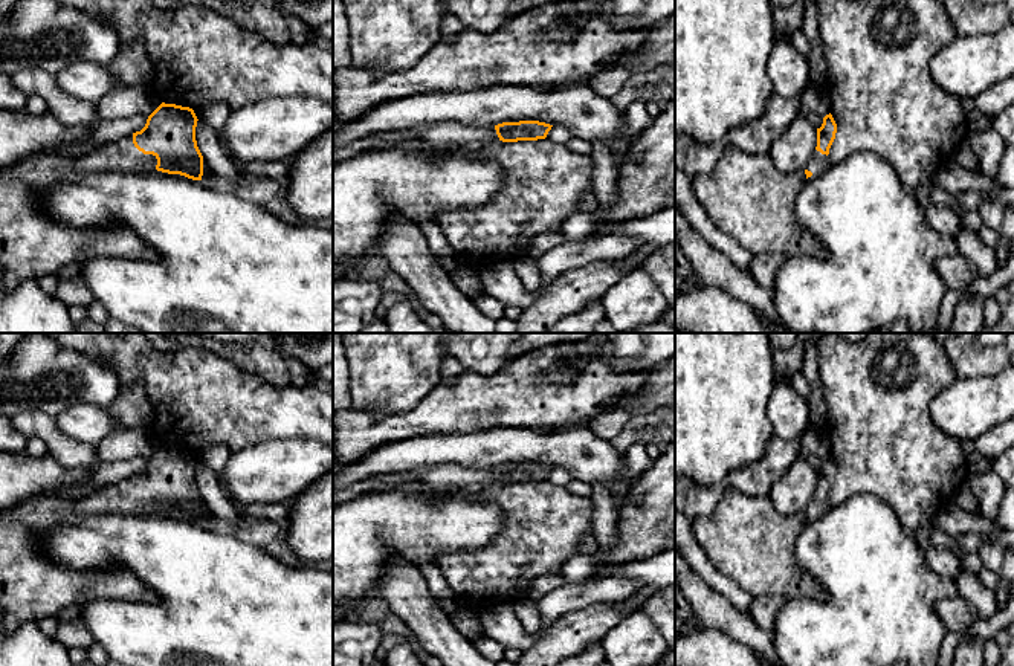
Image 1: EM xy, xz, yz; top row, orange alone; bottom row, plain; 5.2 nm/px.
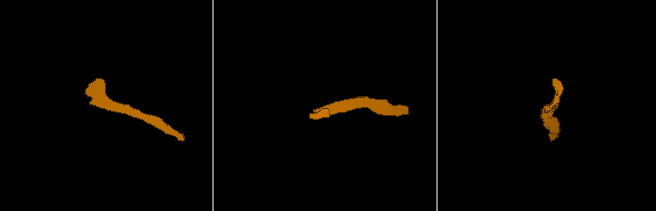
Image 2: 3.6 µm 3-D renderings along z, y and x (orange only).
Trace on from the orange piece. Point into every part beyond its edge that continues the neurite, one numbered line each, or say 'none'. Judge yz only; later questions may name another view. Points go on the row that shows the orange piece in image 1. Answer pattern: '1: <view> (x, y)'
1: yz (817, 164)

